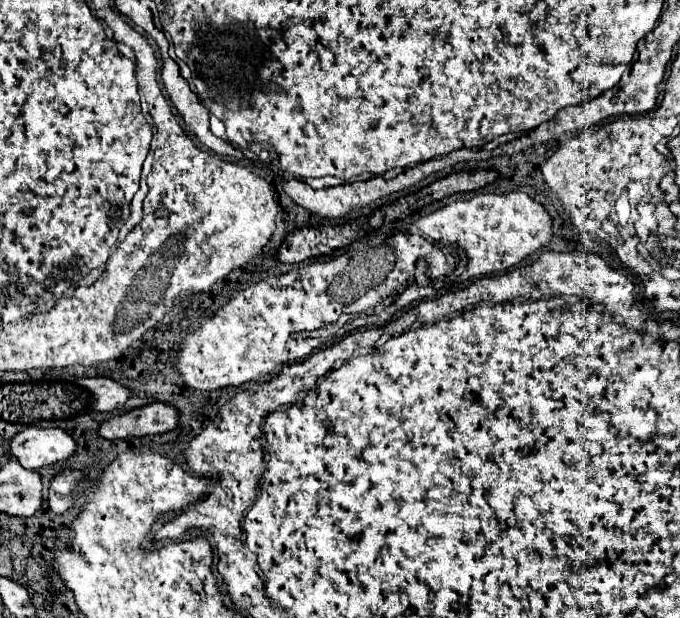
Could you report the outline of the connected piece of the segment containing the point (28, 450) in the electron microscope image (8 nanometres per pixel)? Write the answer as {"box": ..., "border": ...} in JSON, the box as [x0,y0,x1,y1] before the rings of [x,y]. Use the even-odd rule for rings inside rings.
{"box":[10,427,76,469],"border":[[[26,427],[10,441],[10,455],[24,469],[40,469],[68,459],[76,451],[74,439],[64,429]]]}

